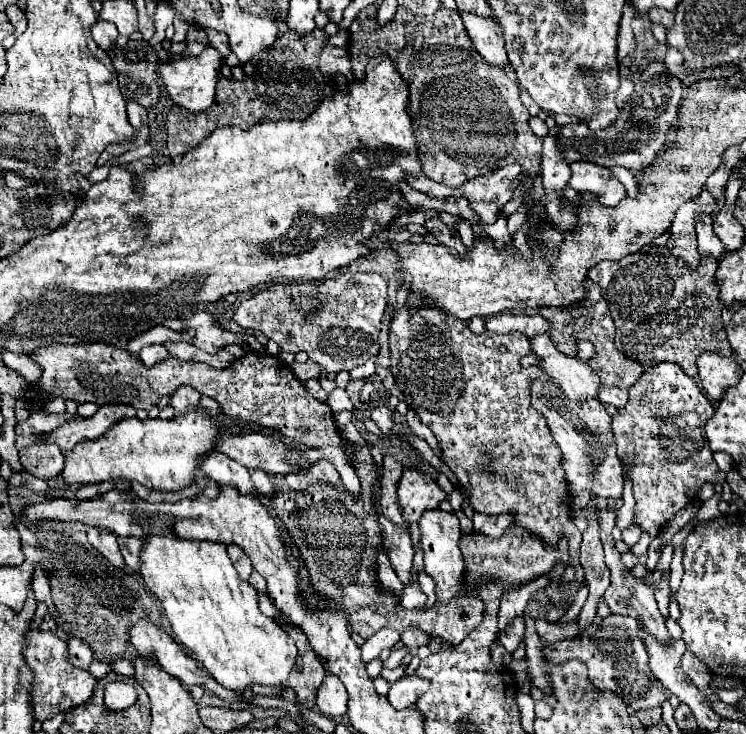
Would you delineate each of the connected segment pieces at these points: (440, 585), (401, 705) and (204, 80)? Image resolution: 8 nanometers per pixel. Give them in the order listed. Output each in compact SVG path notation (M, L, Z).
M426 511L420 521L420 541L422 541L422 549L424 549L424 567L426 573L436 581L436 595L438 601L448 601L454 595L458 595L462 591L462 577L464 577L464 561L462 561L462 553L458 549L458 539L462 535L460 531L460 521L454 513L448 511Z
M402 677L400 681L396 681L390 691L388 691L388 701L392 703L394 709L406 709L410 705L416 703L416 699L426 693L428 689L428 681L422 677Z
M206 47L198 57L180 57L180 59L170 59L170 63L162 63L160 75L172 101L196 113L208 109L210 103L214 101L216 83L220 79L220 67L222 67L222 55L214 47Z

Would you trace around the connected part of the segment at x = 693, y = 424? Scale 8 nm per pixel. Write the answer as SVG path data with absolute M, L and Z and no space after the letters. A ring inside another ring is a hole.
M674 363L648 367L646 373L630 389L626 407L612 415L612 431L618 447L618 457L634 453L636 461L630 471L634 483L634 521L656 537L664 523L678 511L680 503L690 503L704 483L724 483L726 473L712 459L712 451L704 443L700 447L700 427L714 413L710 401L702 395L694 379Z

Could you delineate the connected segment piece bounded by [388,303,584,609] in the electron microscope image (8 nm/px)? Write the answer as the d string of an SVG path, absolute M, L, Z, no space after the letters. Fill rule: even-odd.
M406 303L392 315L388 335L394 381L404 393L408 407L414 409L420 421L436 435L442 447L442 459L470 493L474 511L486 515L514 511L514 523L522 525L550 547L558 545L562 537L568 539L576 581L560 591L558 585L564 563L558 563L550 571L550 583L544 591L556 609L570 607L576 591L584 583L584 571L578 561L582 533L570 515L570 493L562 469L562 453L558 445L554 445L550 429L546 429L546 419L530 405L532 381L550 381L538 365L528 369L520 365L520 359L530 355L530 339L520 331L506 335L490 333L490 345L486 345L486 335L472 333L468 321L442 317L436 309L410 313ZM484 449L494 453L494 473L482 473L482 469L478 469Z

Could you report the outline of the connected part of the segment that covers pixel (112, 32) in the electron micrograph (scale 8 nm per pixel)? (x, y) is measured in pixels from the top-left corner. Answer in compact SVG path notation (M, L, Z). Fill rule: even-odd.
M98 21L92 29L92 39L98 43L98 47L104 51L104 53L110 53L110 49L114 49L116 45L116 37L118 37L118 29L114 29L114 25L106 23L106 21Z

